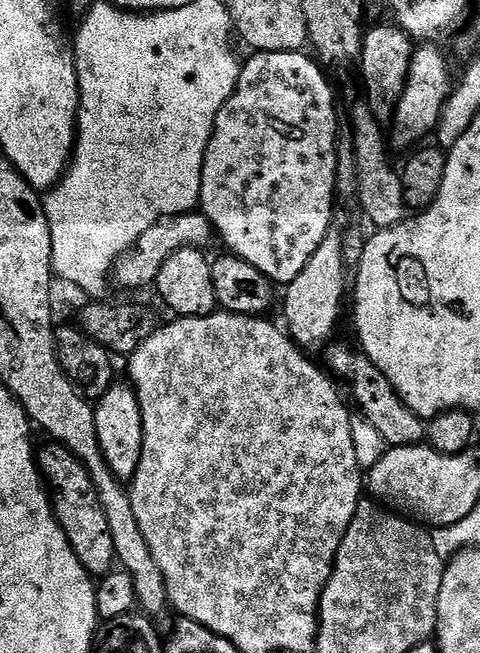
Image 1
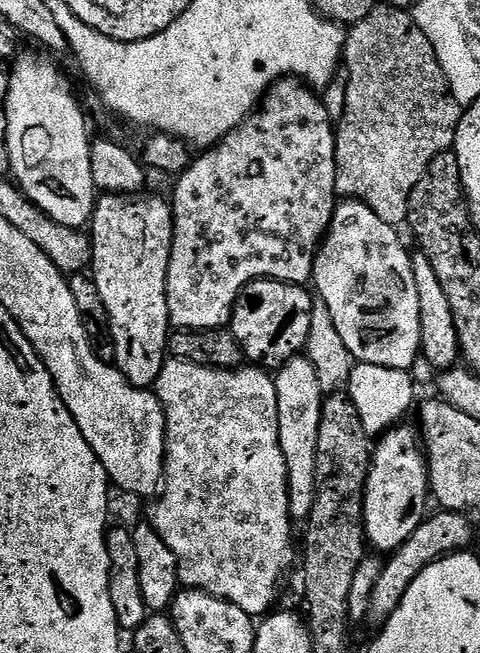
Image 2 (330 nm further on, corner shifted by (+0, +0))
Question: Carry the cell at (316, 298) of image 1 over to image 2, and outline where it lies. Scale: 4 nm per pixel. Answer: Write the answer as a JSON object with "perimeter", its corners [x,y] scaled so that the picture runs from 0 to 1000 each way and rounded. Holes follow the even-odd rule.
{"perimeter":[[[633,542],[598,551],[573,571],[571,580],[579,597],[579,677],[588,683],[588,701],[596,701],[604,781],[610,798],[633,799],[658,761],[663,652],[671,646],[679,602],[663,585],[660,568]]]}

